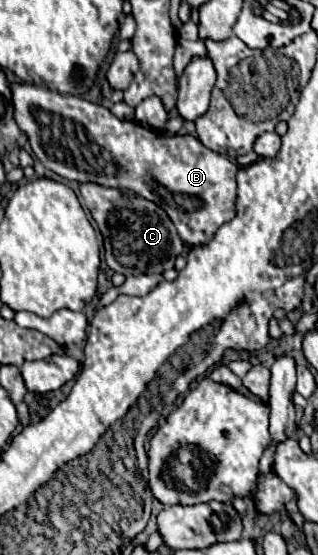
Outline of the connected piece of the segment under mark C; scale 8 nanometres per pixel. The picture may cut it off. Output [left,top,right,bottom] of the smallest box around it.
[80,183,184,277]

